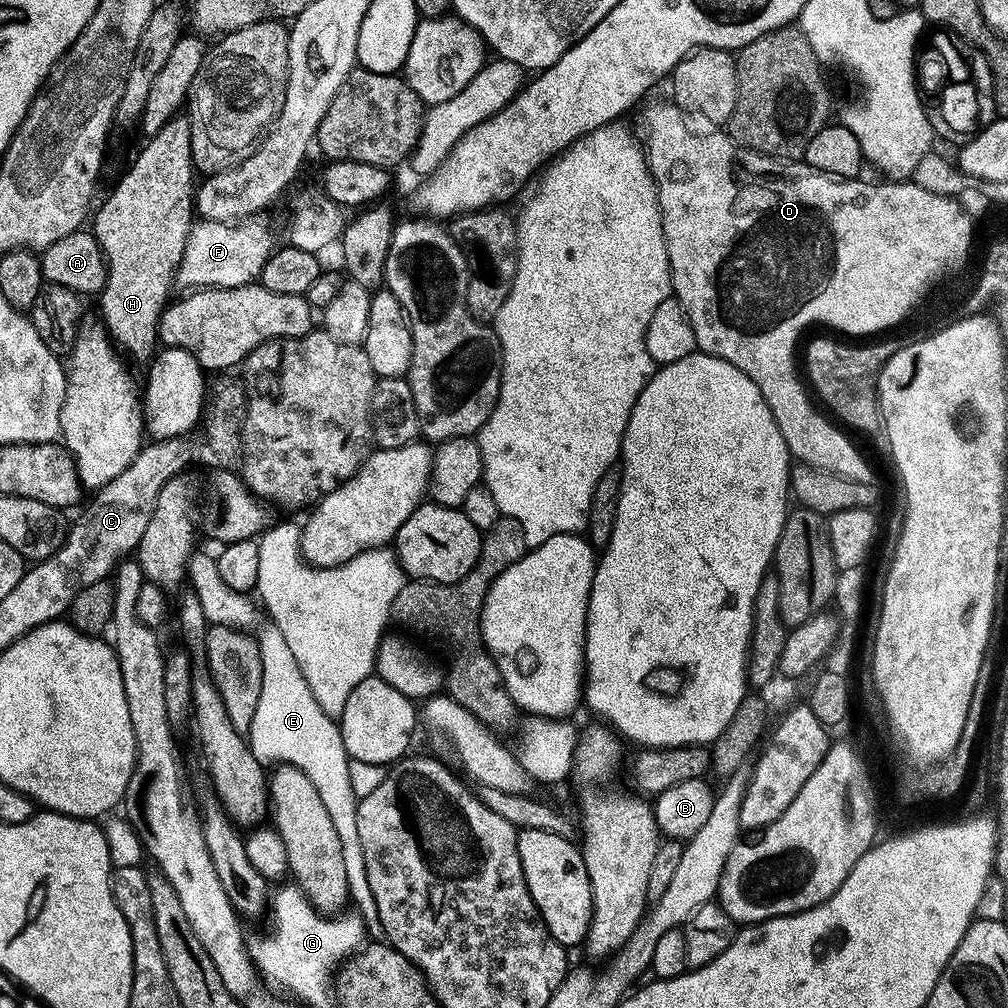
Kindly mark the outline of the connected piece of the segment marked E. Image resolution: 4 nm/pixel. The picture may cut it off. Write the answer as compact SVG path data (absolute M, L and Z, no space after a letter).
M267 623L266 627L259 627L255 633L256 642L259 646L259 656L262 658L262 691L259 694L258 707L254 719L246 733L246 739L251 746L251 753L258 762L265 766L278 763L294 765L310 778L314 783L315 790L321 795L326 810L329 811L330 820L334 824L334 830L338 833L339 842L342 845L342 860L345 863L348 894L351 903L358 909L357 913L364 923L365 933L373 943L385 943L387 936L382 926L381 918L378 917L378 906L371 893L369 879L366 876L365 854L362 853L362 840L358 836L358 824L356 820L356 805L358 797L350 786L350 759L346 746L343 745L343 735L340 732L339 723L333 717L327 716L318 706L314 694L310 694L309 683L301 672L301 667L295 661L282 630L273 623Z

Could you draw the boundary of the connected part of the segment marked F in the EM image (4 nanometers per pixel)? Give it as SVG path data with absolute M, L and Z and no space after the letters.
M264 212L256 213L234 223L207 218L195 221L176 272L177 287L183 290L237 288L259 279L276 246L267 216Z

